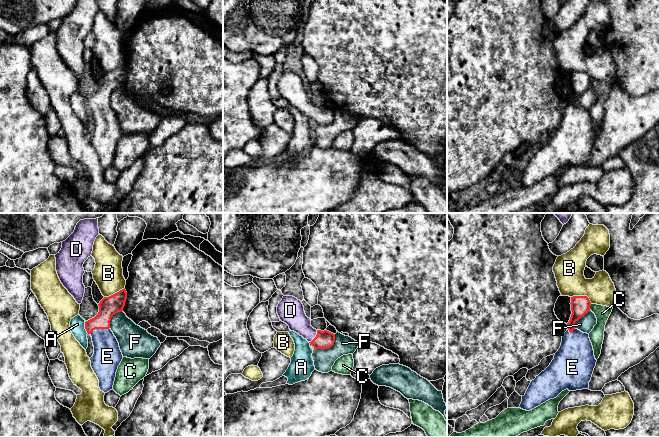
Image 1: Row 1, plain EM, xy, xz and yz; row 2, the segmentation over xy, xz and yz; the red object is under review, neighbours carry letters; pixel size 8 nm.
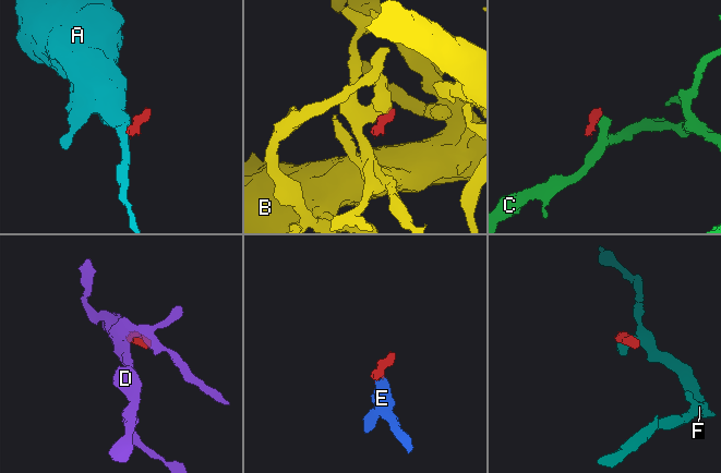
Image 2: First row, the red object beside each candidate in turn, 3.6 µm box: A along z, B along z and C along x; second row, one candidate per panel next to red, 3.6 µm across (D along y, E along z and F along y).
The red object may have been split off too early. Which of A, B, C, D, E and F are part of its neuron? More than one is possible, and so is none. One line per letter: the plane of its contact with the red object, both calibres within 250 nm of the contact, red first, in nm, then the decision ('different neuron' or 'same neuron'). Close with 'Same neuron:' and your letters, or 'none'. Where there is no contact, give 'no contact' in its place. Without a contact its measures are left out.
A: xy | 150/130 nm | different neuron
B: yz | 160/240 nm | different neuron
C: yz | 160/120 nm | different neuron
D: xz | 140/180 nm | same neuron
E: xy | 160/220 nm | same neuron
F: xz | 140/170 nm | different neuron
Same neuron: D, E

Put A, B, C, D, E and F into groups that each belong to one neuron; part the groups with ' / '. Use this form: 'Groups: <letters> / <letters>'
Groups: A / B / C / D E / F

